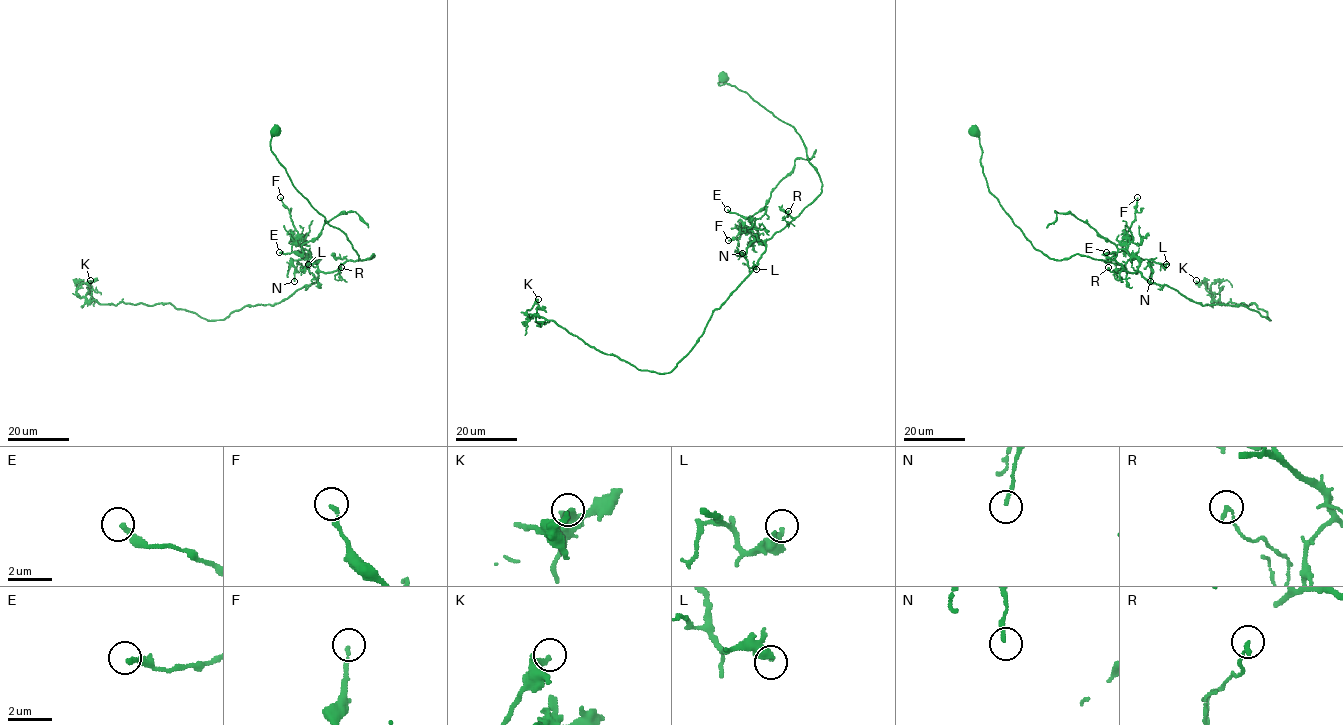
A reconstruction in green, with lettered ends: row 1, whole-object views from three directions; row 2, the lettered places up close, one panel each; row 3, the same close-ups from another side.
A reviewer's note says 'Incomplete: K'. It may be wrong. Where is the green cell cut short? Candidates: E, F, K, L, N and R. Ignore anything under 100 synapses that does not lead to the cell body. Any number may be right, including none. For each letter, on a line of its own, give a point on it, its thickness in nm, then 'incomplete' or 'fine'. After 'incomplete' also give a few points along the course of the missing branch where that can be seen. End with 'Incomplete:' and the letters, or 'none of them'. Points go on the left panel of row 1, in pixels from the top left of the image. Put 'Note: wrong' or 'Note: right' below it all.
E: at (279, 252); 240 nm thick; fine
F: at (280, 197); 160 nm thick; fine
K: at (90, 280); 240 nm thick; fine
L: at (308, 264); 340 nm thick; fine
N: at (294, 281); 160 nm thick; fine
R: at (341, 267); 180 nm thick; fine
Incomplete: none of them
Note: wrong

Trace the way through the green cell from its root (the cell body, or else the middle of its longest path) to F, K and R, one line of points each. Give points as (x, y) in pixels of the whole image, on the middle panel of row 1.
F: (724, 77), (720, 85), (745, 91), (794, 128), (821, 182), (820, 193), (764, 242), (748, 229), (728, 240)
K: (724, 77), (794, 128), (821, 191), (764, 241), (694, 347), (668, 372), (641, 370), (525, 315), (538, 299)
R: (724, 77), (720, 85), (745, 91), (802, 140), (821, 191), (786, 226), (788, 211)

